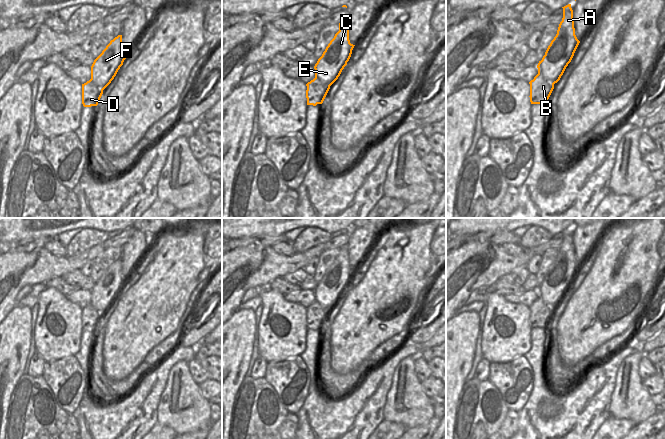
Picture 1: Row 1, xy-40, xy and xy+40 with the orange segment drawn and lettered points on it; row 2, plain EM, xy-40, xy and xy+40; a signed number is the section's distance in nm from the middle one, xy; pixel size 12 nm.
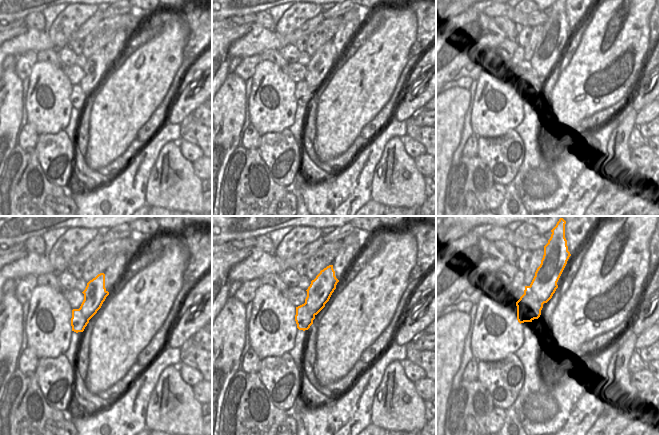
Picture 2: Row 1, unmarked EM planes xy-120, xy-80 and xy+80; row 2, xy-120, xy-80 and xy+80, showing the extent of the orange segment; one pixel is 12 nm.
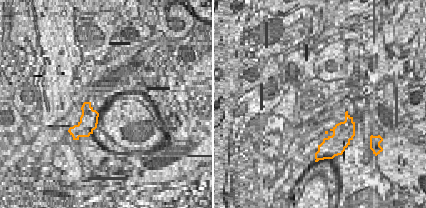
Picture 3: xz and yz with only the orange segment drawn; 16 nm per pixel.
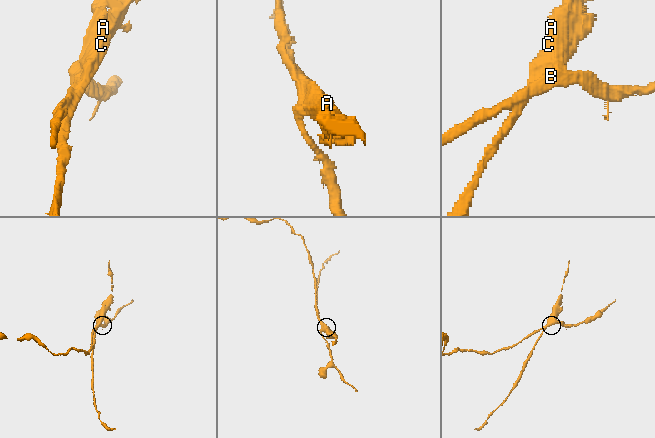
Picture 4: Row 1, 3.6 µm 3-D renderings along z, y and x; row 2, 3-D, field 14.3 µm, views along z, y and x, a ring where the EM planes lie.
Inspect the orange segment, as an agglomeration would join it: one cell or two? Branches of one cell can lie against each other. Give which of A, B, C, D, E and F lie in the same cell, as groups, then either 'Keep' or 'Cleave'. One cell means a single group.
Groups: A C E F / B D. Cleave

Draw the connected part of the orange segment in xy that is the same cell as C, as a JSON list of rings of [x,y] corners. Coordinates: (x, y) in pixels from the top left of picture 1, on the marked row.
[[[347,20],[339,23],[339,31],[314,66],[315,77],[331,86],[347,65],[354,46],[349,40]]]

